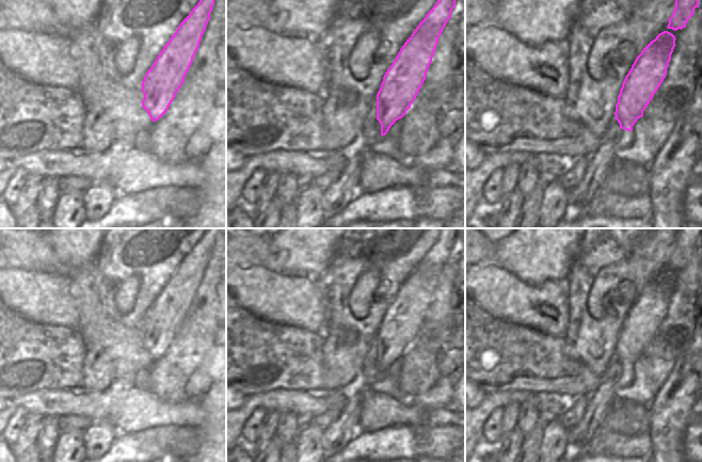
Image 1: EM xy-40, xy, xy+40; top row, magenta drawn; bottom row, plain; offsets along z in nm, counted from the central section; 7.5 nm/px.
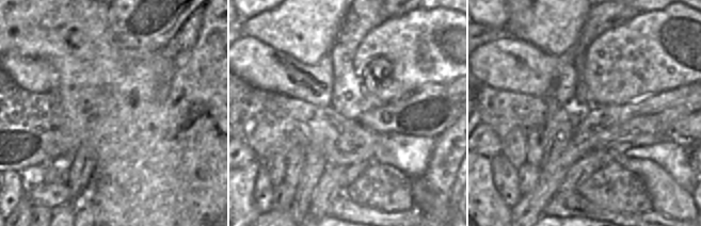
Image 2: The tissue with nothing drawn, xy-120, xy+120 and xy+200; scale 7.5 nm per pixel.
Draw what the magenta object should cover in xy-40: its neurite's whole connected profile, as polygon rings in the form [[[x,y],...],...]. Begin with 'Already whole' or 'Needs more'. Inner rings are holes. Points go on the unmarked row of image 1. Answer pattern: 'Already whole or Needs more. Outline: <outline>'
Already whole. Outline: [[[206,228],[200,241],[180,261],[142,320],[142,346],[153,361],[161,357],[174,339],[200,286],[214,239],[224,228]]]

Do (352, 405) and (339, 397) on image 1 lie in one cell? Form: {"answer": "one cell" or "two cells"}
{"answer": "two cells"}

